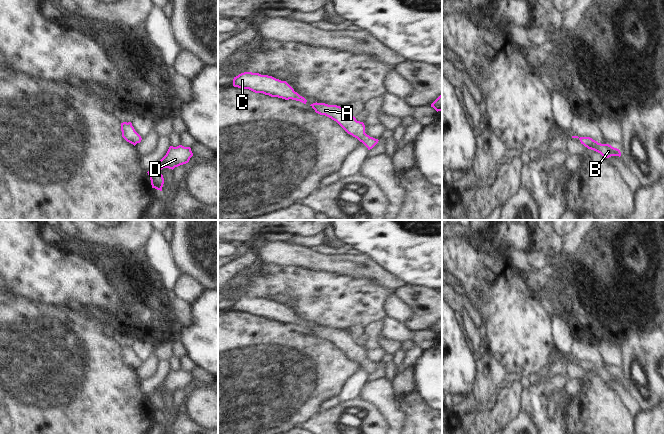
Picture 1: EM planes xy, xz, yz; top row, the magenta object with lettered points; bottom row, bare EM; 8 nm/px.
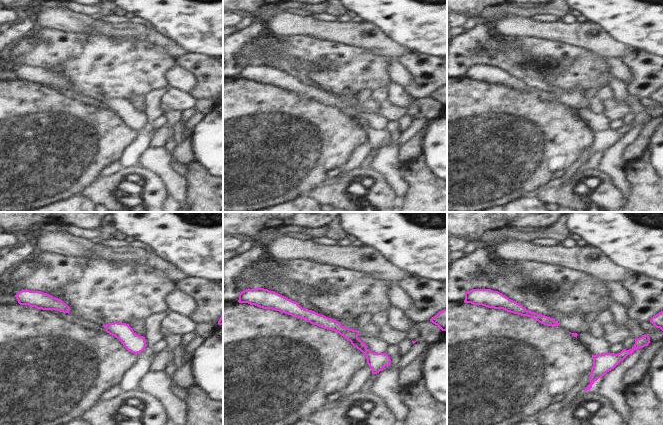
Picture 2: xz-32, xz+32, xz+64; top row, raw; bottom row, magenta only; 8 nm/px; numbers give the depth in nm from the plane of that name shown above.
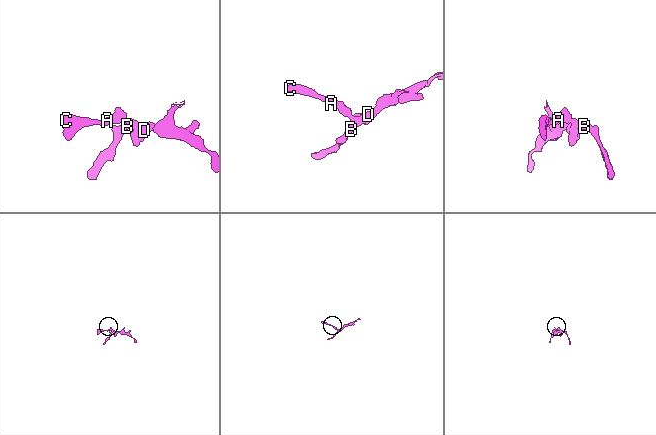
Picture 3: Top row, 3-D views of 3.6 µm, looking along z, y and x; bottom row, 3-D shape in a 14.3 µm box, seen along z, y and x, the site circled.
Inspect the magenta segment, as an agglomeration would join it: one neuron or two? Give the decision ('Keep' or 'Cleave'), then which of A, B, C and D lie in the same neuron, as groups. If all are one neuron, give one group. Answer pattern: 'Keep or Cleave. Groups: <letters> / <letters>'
Keep. Groups: A B C D

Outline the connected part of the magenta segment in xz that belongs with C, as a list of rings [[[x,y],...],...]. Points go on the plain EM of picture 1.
[[[244,296],[234,301],[233,310],[241,313],[249,313],[255,317],[263,317],[271,321],[278,321],[285,324],[296,324],[306,328],[307,324],[300,320],[286,306],[272,300],[259,297]]]

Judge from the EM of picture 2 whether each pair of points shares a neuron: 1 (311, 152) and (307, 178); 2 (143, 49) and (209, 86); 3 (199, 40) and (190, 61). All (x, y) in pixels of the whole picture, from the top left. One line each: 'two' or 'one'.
1: one
2: two
3: two

